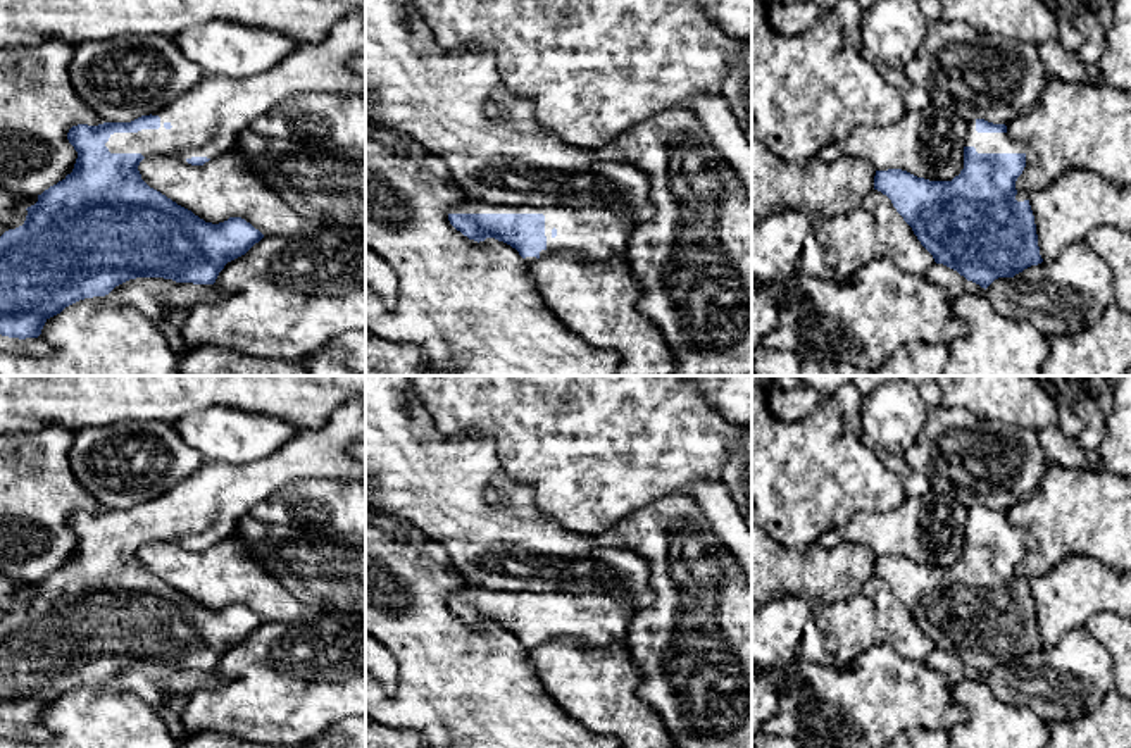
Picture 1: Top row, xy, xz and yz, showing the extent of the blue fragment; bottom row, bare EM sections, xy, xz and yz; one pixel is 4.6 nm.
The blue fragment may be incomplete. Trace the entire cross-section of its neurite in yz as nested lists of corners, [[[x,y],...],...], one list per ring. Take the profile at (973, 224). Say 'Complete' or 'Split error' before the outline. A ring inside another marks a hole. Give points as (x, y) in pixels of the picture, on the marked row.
Split error. [[[984,119],[967,122],[964,138],[964,169],[952,181],[929,181],[902,169],[876,171],[874,190],[886,195],[897,212],[912,228],[921,245],[943,264],[967,281],[988,288],[998,277],[1014,277],[1031,265],[1043,262],[1038,246],[1034,215],[1029,200],[1017,202],[1015,181],[1026,167],[1026,146],[1007,133],[1005,124]]]

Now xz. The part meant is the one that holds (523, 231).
Split error. [[[464,200],[448,209],[448,221],[457,231],[478,243],[495,238],[510,245],[528,264],[553,253],[569,253],[588,260],[628,257],[629,241],[636,236],[631,210],[609,212],[559,205],[498,205]]]

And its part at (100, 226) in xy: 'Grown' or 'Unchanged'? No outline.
Grown

